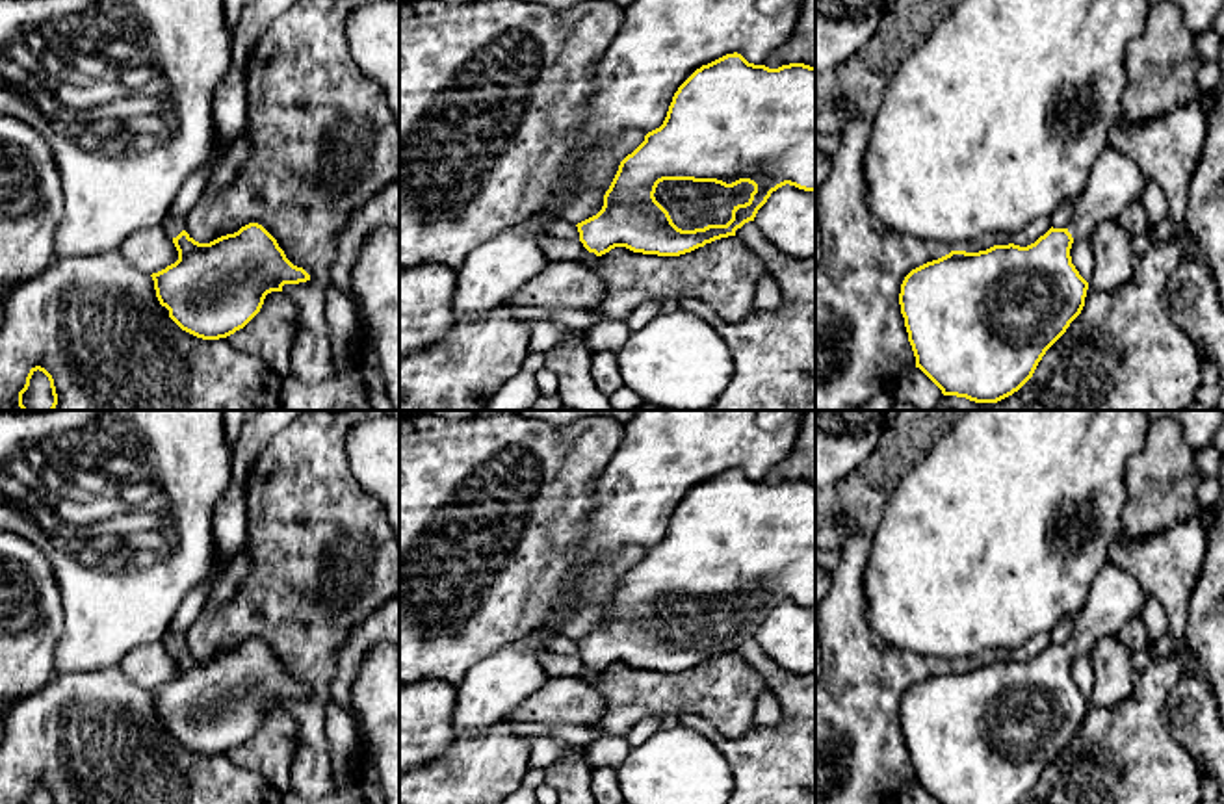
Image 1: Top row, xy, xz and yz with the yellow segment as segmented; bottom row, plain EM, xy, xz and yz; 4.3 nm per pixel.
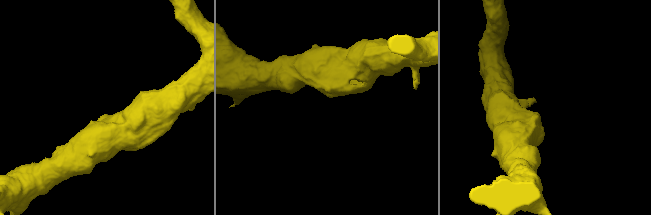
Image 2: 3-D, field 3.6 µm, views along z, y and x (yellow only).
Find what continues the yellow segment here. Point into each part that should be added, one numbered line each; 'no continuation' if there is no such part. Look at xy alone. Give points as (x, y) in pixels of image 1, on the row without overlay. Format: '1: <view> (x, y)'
1: xy (171, 641)

